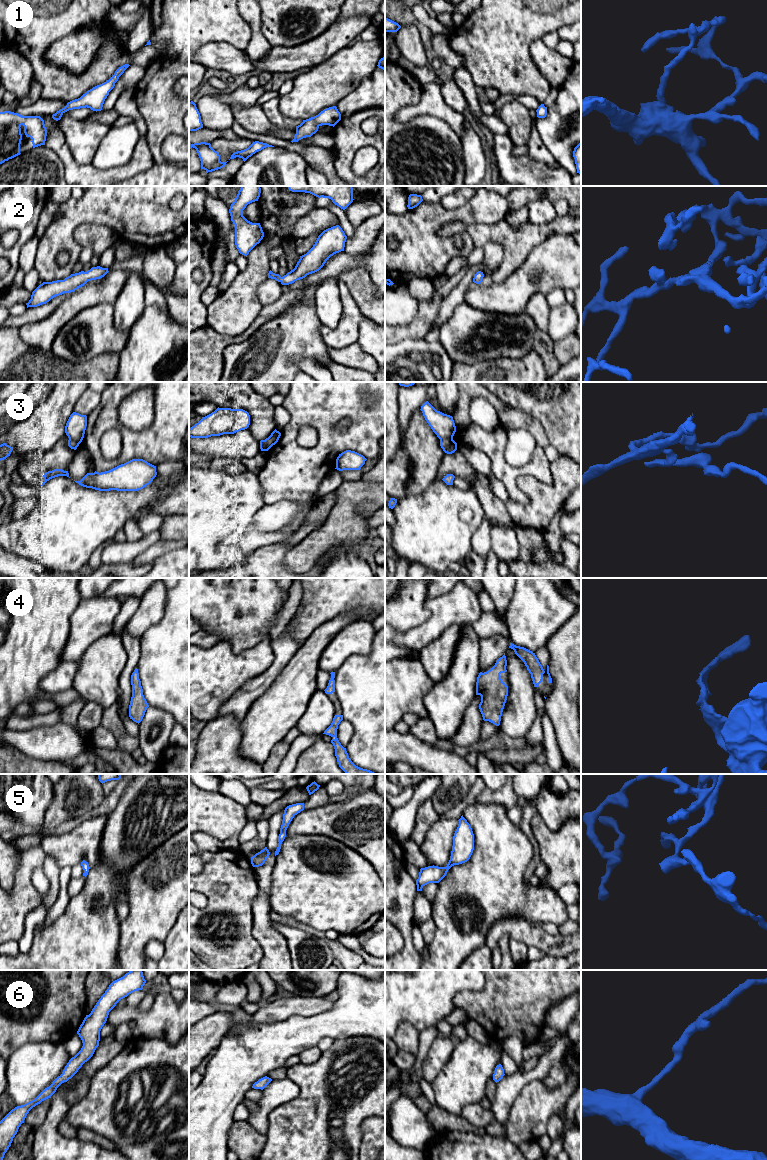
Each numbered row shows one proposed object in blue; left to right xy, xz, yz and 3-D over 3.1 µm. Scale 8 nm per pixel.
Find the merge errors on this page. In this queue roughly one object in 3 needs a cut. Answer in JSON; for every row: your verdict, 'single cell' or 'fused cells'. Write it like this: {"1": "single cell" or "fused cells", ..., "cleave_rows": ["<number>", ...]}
{"1": "single cell", "2": "single cell", "3": "single cell", "4": "single cell", "5": "single cell", "6": "single cell", "cleave_rows": []}

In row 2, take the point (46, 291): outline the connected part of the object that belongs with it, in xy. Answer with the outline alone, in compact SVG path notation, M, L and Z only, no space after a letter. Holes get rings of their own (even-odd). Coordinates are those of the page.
M97 266L92 267L87 272L81 271L71 274L64 280L43 282L32 292L31 299L26 303L27 308L46 304L56 296L74 292L78 288L84 286L88 281L100 279L108 272L108 268Z

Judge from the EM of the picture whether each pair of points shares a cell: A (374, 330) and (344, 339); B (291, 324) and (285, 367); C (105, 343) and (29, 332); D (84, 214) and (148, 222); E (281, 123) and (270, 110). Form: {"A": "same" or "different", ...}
{"A": "different", "B": "same", "C": "different", "D": "same", "E": "same"}

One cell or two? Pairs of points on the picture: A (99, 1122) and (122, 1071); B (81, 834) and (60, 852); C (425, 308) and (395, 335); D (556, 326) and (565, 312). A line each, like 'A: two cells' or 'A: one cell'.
A: one cell
B: one cell
C: one cell
D: one cell

